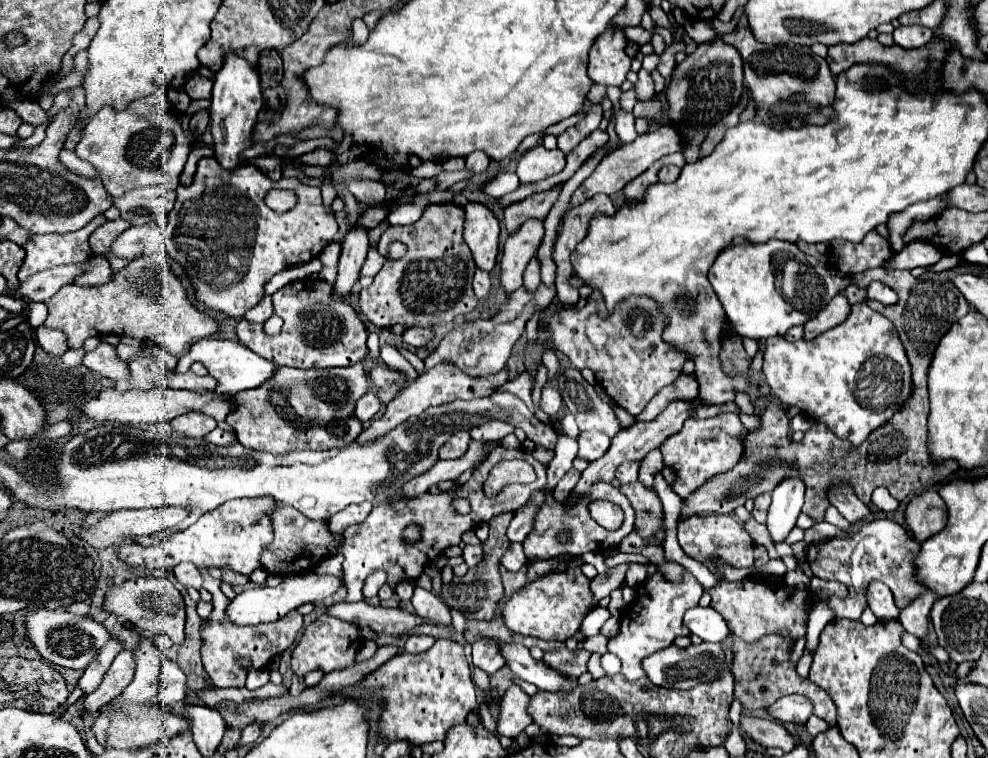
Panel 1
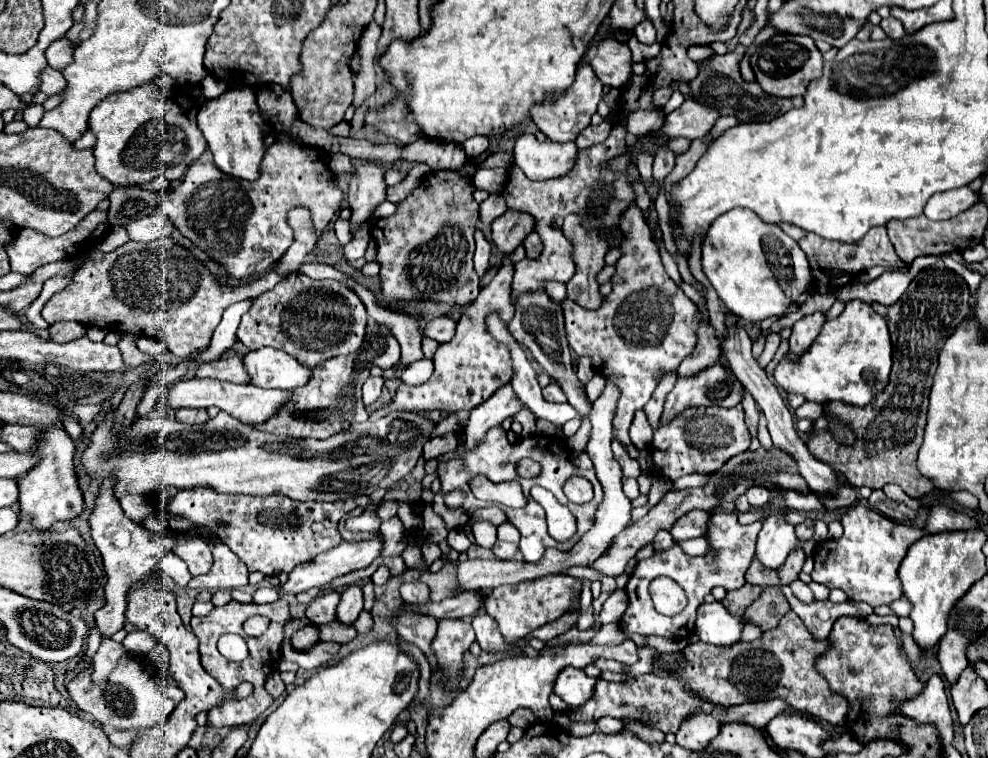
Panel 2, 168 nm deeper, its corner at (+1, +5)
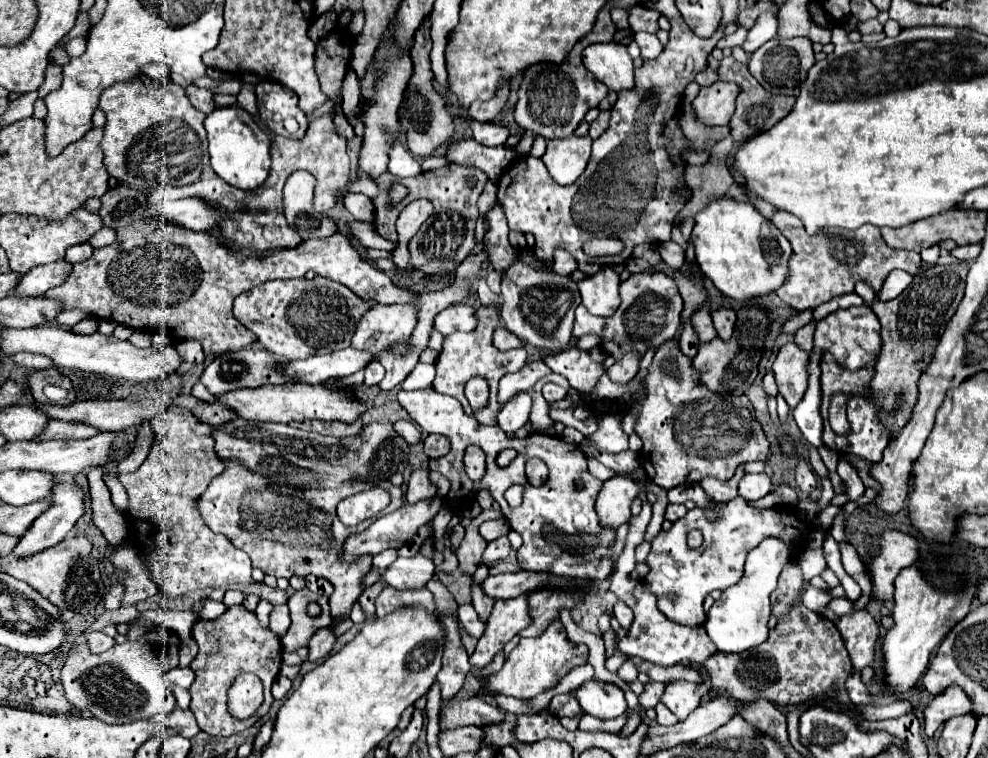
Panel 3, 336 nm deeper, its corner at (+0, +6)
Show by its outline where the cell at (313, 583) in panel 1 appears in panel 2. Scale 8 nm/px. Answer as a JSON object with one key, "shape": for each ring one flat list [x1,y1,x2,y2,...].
{"shape":[[383,538,379,540,367,540,367,542,357,542,357,544,339,544,335,546,333,550,317,556,315,560,311,562,305,562,305,564,299,564,293,568,293,572,289,574,289,580,285,584,281,584,279,588,259,588,253,592,253,602,255,604,269,604,269,602,275,602,281,598,281,594,301,594,305,590,311,590,311,588,325,588,329,586,335,578,341,578,353,570,359,570,359,568,367,568,381,552,381,546,383,546]]}

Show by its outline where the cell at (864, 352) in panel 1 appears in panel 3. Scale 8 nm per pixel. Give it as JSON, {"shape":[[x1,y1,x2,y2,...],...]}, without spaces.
{"shape":[[868,305,836,309,826,319,818,321,816,331,814,331,814,351,832,353,850,371,858,371,866,363,872,363,878,357,880,347,882,347,880,321,876,319,876,315,872,313,872,309]]}

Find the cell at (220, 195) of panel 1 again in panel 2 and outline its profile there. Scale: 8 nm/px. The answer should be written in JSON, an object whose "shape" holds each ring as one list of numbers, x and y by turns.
{"shape":[[277,142,265,152,259,164,259,180,255,182,239,180,221,172,213,162,209,164,195,162,187,170,183,182,163,194,159,210,173,220,175,228,187,240,191,240,199,248,205,248,207,256,213,258,233,280,245,282,253,276,263,276,295,242,293,228,289,226,289,220,287,220,289,210,307,208,311,212,313,232,321,236,325,226,331,222,331,218,339,210,341,198,343,198,341,190,337,186,331,186,331,180,333,180,333,174,327,168,327,158,323,152,313,150,309,146]]}

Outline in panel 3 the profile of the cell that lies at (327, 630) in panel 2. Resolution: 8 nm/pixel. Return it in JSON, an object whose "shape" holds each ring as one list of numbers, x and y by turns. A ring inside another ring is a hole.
{"shape":[[304,587,300,591,294,591,294,595,288,599,288,607,292,624,284,636,284,641,282,641,284,651,296,651,298,647,306,647,310,637,318,629,324,629,324,627,328,627,332,623,328,599,324,595,312,593,308,587],[310,601,320,603,321,613,319,616,310,617,307,614,306,605]]}

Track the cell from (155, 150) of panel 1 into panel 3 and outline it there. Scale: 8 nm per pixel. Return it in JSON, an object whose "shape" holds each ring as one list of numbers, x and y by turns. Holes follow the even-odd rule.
{"shape":[[138,75,130,81,114,83,112,87,104,89,100,95,100,109,106,113,106,127,104,127,104,139,100,143,100,149,104,153,104,165,112,177,118,181,138,189,138,191,150,191,158,185,192,185,196,179,200,179,202,169,208,165,208,141,206,141,206,129,204,129,204,113,196,111,192,103,186,97,186,89,172,79,156,81,146,75],[184,131,184,135,180,135],[188,143,186,151,180,151,180,145]]}

